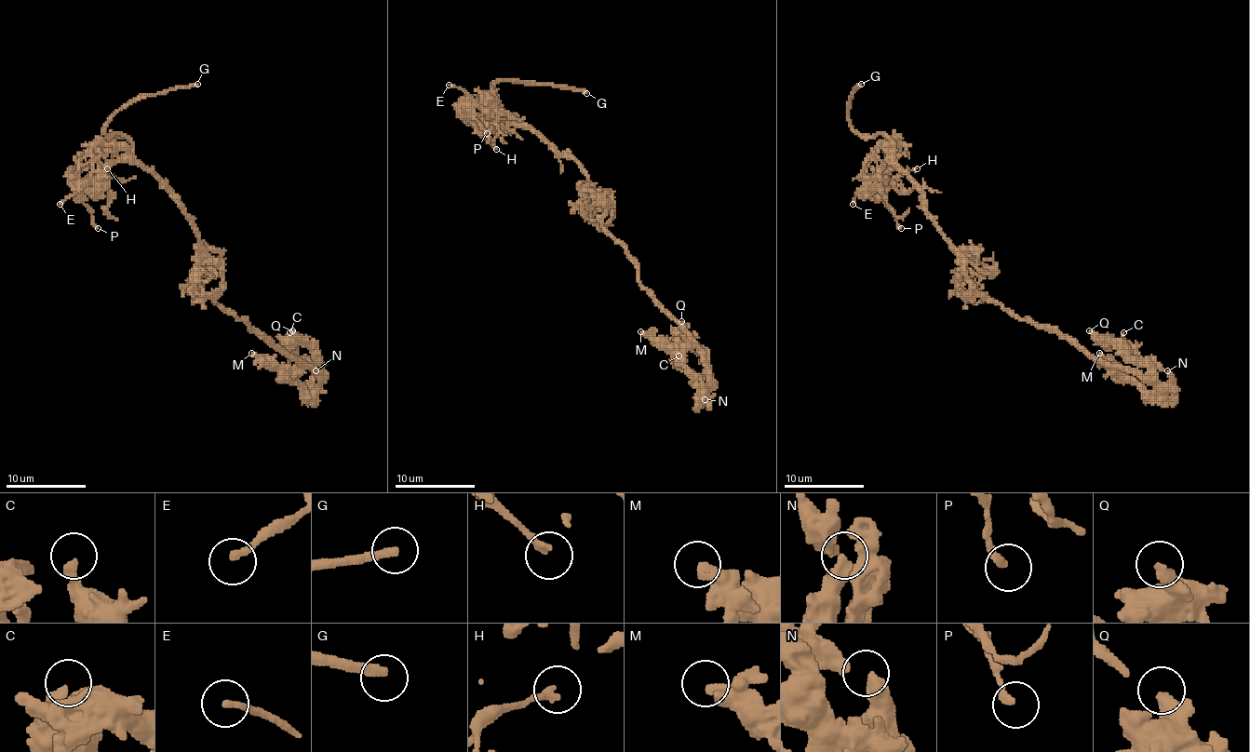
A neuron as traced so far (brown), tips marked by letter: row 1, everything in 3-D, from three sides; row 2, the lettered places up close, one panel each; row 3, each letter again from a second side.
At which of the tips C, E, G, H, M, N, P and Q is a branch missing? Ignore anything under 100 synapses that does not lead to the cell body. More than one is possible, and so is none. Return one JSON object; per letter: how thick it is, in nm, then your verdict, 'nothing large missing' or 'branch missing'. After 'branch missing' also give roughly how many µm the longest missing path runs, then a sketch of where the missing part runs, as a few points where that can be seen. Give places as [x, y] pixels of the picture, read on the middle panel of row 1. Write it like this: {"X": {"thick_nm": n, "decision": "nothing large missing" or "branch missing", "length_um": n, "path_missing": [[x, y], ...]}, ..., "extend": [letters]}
{"C": {"thick_nm": 240, "decision": "nothing large missing"}, "E": {"thick_nm": 200, "decision": "nothing large missing"}, "G": {"thick_nm": 280, "decision": "branch missing", "length_um": 30}, "H": {"thick_nm": 240, "decision": "nothing large missing"}, "M": {"thick_nm": 360, "decision": "nothing large missing"}, "N": {"thick_nm": 440, "decision": "nothing large missing"}, "P": {"thick_nm": 200, "decision": "nothing large missing"}, "Q": {"thick_nm": 380, "decision": "nothing large missing"}, "extend": ["G"]}

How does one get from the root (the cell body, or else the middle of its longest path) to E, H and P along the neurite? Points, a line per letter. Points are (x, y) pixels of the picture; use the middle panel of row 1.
E: (603, 195), (572, 159), (560, 157), (527, 127), (499, 119), (464, 91), (449, 85)
H: (603, 195), (572, 159), (560, 157), (539, 135), (494, 113), (489, 117), (482, 113), (475, 127), (496, 149)
P: (603, 195), (572, 159), (560, 157), (527, 127), (506, 123), (494, 113), (475, 115), (487, 133)

